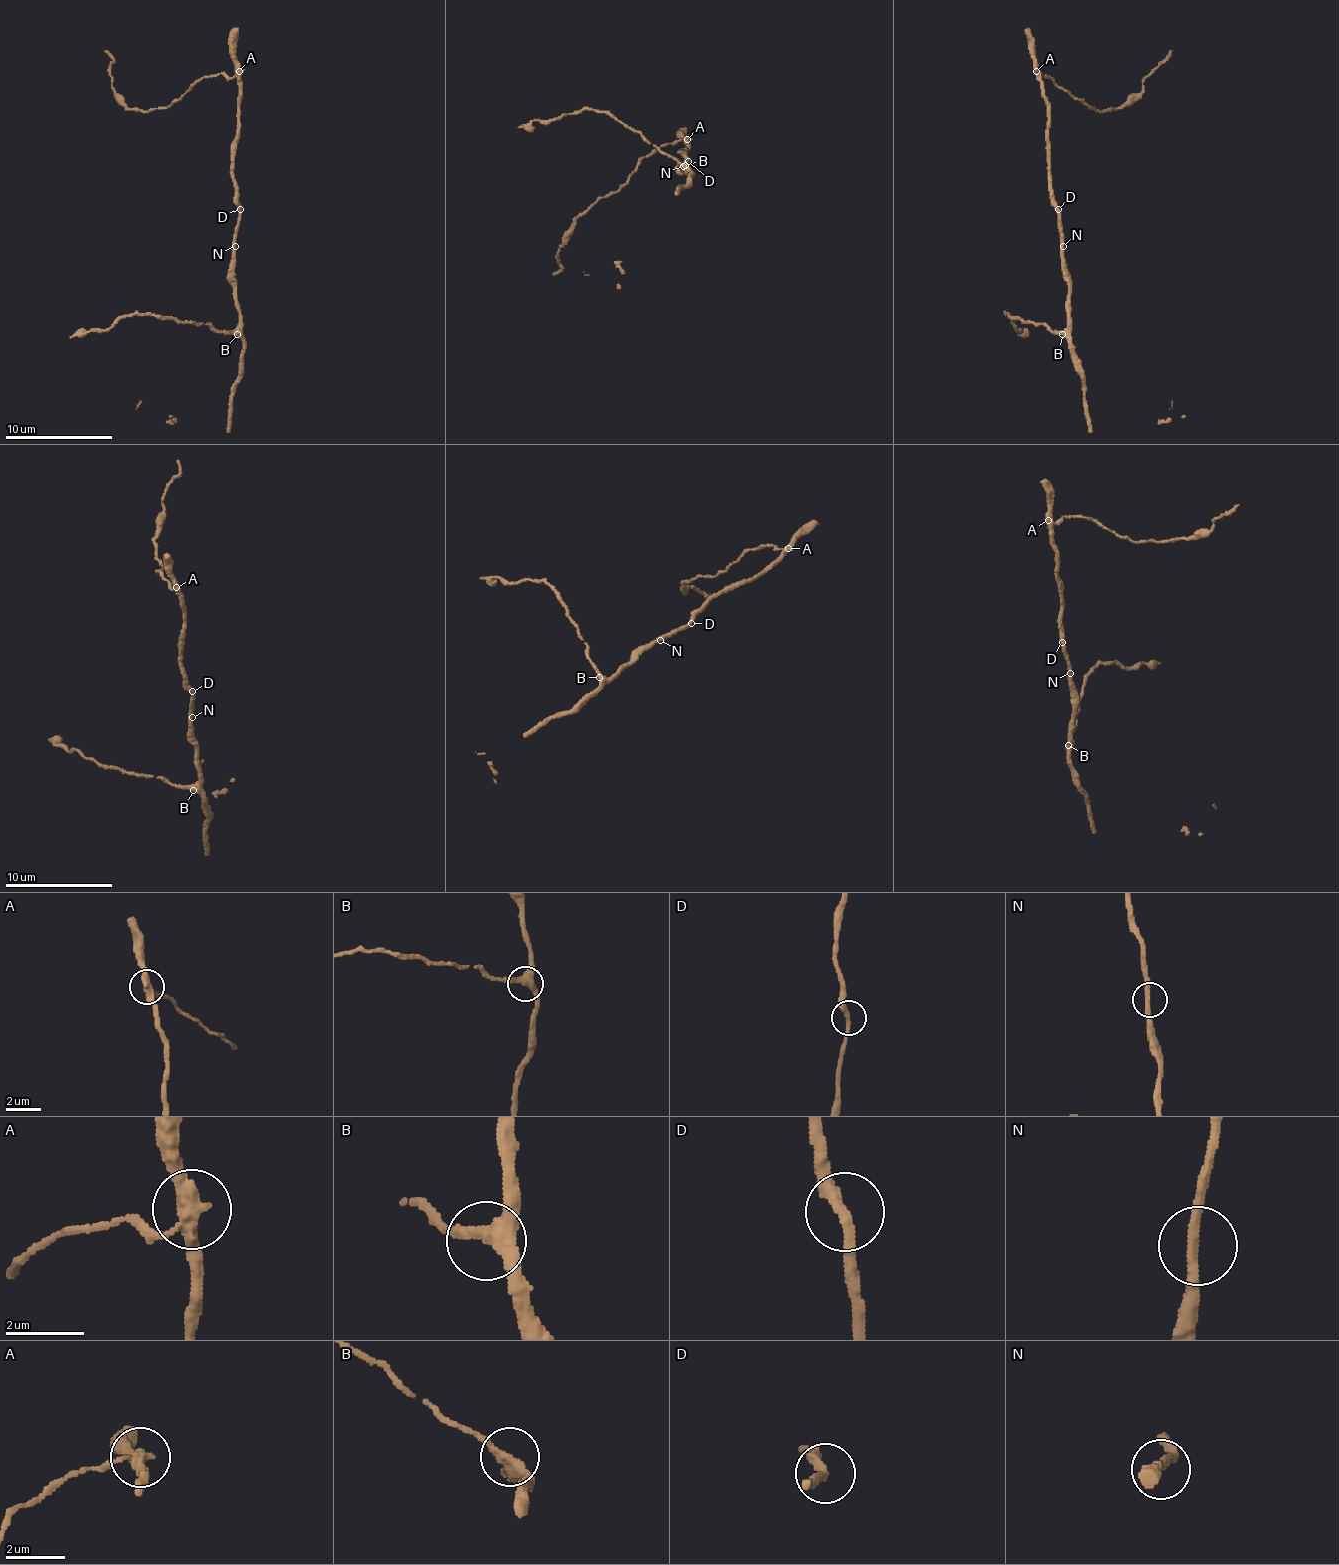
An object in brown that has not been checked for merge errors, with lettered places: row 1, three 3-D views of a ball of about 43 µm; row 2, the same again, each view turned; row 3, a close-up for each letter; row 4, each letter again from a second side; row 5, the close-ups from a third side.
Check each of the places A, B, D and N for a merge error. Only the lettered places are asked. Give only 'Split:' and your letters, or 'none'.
Split: A

